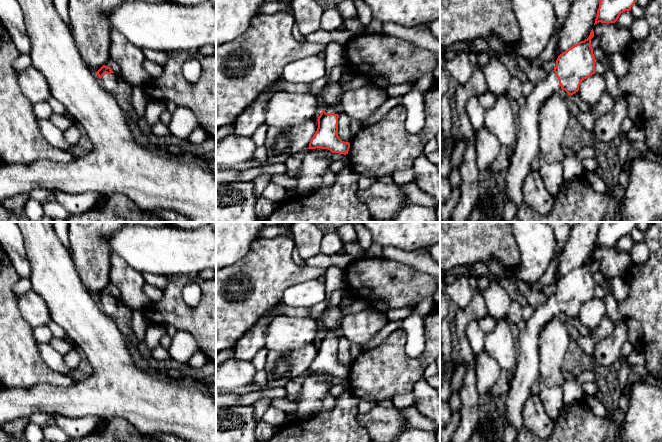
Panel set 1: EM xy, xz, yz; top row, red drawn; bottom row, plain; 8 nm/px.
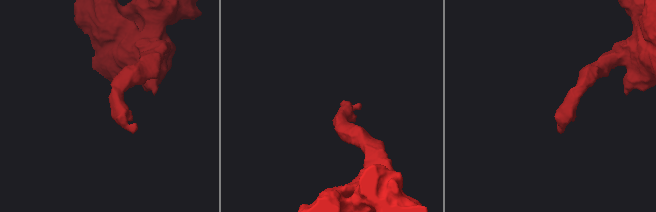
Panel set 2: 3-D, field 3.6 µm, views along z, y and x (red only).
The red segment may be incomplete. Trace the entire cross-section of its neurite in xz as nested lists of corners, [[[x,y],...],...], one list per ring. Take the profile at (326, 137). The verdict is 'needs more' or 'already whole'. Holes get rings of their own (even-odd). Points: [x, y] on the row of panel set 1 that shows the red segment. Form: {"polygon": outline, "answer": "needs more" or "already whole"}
{"polygon": [[[329,106],[322,110],[318,117],[318,128],[309,143],[308,149],[328,149],[332,153],[348,154],[350,143],[338,136],[338,118],[340,108]]], "answer": "needs more"}

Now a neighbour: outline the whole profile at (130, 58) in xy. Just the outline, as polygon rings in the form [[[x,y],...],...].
[[[110,30],[110,59],[121,69],[121,80],[132,88],[147,86],[151,77],[144,69],[142,49],[130,43],[119,31]]]

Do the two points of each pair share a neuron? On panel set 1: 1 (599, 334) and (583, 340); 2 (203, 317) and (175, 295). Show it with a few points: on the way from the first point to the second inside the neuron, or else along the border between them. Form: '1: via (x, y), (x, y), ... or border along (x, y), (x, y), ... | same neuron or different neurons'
1: via (595, 336), (591, 340), (587, 340) | same neuron
2: via (195, 317), (192, 317), (178, 303) | same neuron

